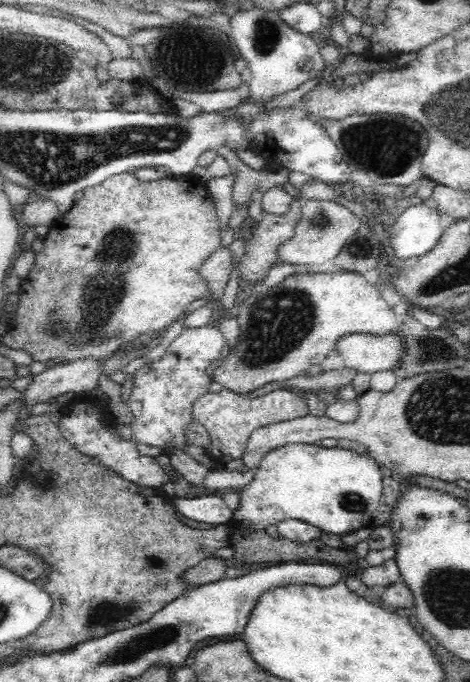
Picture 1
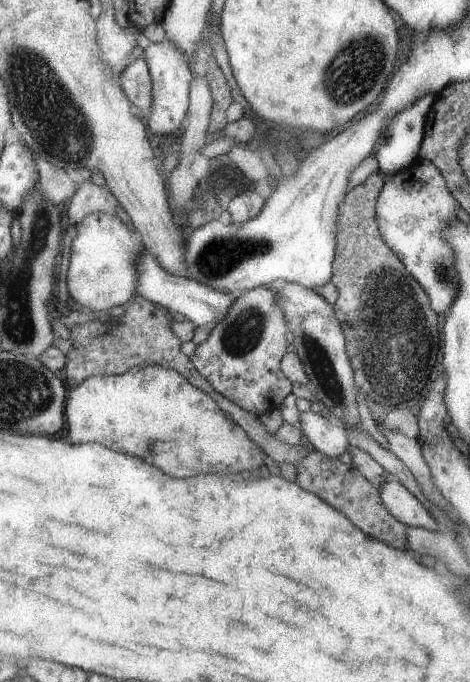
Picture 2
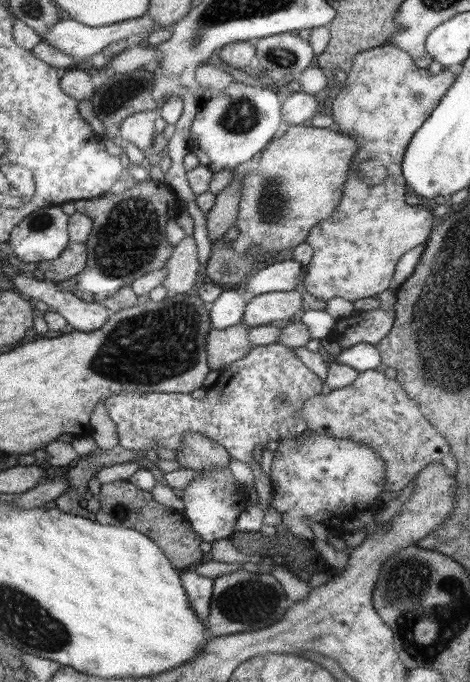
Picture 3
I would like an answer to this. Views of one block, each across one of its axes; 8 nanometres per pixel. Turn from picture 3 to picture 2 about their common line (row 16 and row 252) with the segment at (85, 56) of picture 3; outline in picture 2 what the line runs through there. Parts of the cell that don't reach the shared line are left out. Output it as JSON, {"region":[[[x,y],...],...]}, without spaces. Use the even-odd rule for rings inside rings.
{"region":[[[145,248],[135,257],[134,267],[136,274],[135,296],[161,306],[167,314],[177,312],[196,326],[211,324],[211,322],[218,323],[229,309],[231,301],[234,301],[229,293],[219,292],[204,284],[189,280],[187,277],[168,273]]]}

